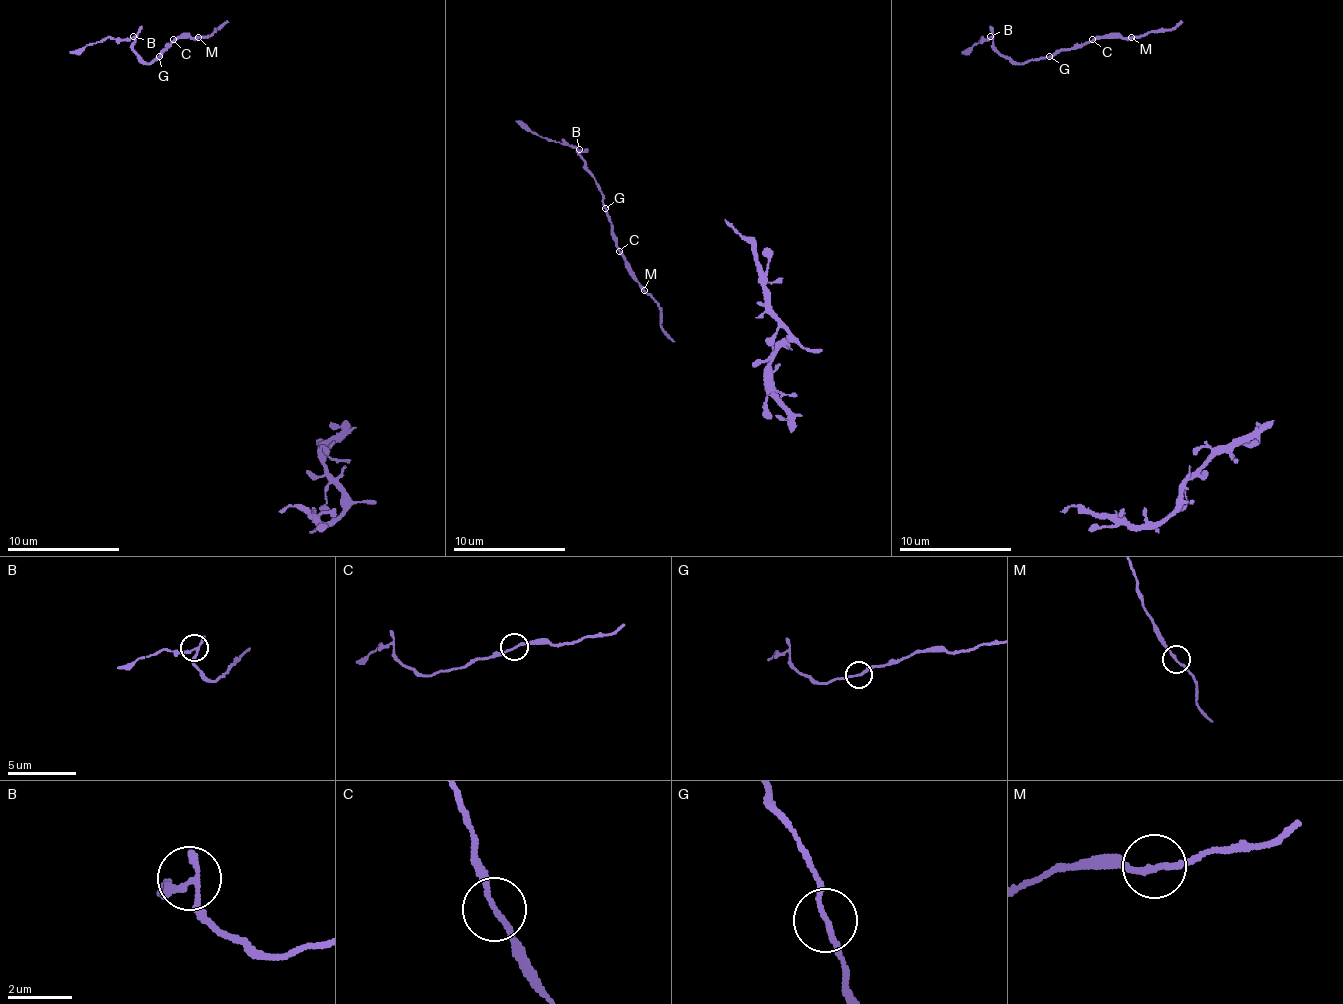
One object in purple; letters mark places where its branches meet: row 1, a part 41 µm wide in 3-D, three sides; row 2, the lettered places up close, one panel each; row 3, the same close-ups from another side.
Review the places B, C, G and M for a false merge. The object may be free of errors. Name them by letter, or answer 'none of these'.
B

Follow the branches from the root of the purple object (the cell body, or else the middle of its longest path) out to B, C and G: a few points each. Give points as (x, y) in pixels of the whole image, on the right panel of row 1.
B: (1170, 31), (1097, 37), (1086, 45), (1030, 62), (1013, 62), (993, 45), (991, 37)
C: (1170, 31), (1092, 39)
G: (1170, 31), (1148, 31), (1136, 37), (1097, 37), (1086, 45), (1066, 48), (1049, 56)

